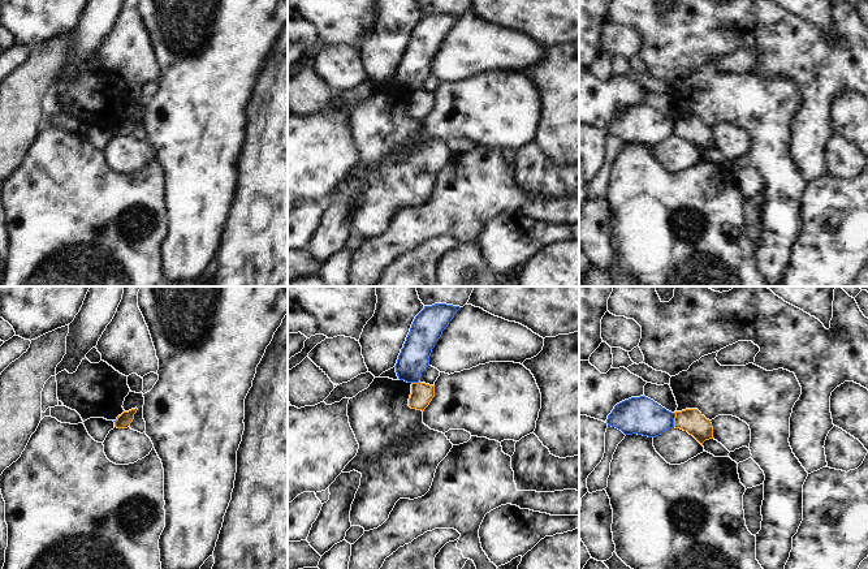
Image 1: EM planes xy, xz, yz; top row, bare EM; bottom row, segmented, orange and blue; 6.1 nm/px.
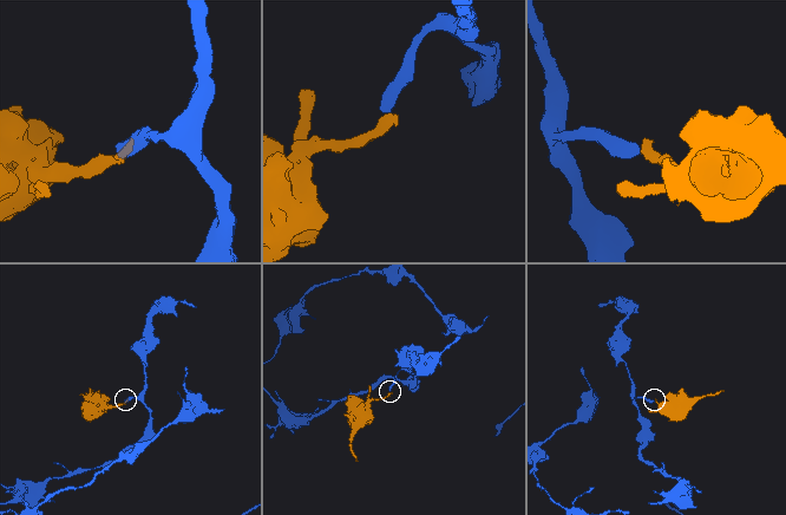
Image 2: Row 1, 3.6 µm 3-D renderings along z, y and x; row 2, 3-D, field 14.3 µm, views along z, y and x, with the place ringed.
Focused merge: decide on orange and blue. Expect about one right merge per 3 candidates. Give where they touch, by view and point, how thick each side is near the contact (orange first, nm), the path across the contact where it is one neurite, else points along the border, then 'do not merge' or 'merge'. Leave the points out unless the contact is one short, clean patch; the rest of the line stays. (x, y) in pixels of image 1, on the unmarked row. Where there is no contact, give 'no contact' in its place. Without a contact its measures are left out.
meets orange in yz at (674, 128); 140 nm thick on the orange side, 240 nm on the other; do not merge

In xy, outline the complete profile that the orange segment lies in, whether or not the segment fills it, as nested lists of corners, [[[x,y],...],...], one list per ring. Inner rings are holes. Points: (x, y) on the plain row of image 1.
[[[137,116],[129,120],[124,120],[118,124],[117,129],[115,130],[115,135],[117,137],[128,137],[134,128],[134,122],[137,121]]]

